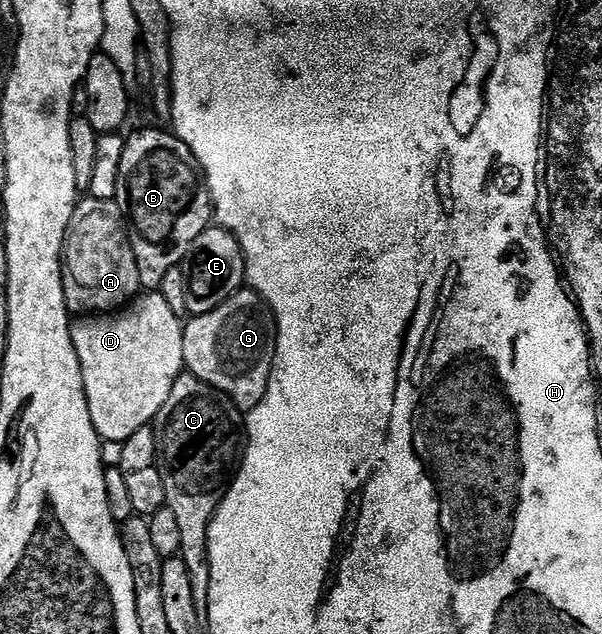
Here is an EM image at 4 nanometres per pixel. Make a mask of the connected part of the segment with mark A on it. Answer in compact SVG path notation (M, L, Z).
M91 197L77 202L64 235L62 270L66 305L76 317L115 313L141 294L138 261L134 257L132 237L119 202Z

